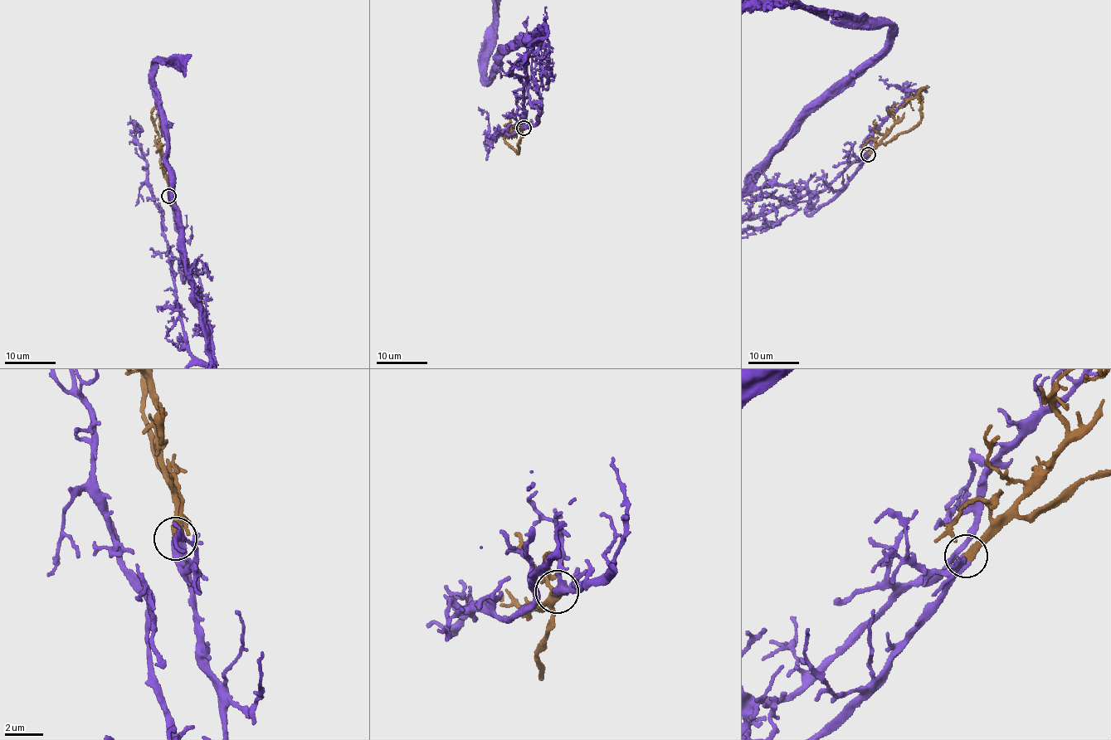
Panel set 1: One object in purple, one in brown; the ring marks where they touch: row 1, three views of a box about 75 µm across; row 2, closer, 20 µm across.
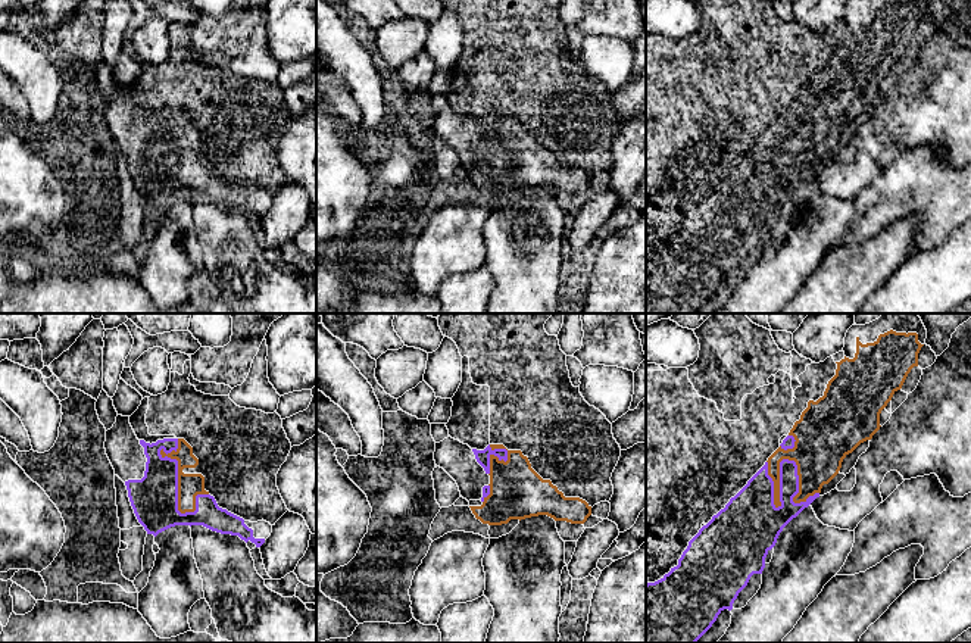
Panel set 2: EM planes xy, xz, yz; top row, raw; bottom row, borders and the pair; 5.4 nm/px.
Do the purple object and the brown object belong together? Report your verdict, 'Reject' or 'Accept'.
Accept

